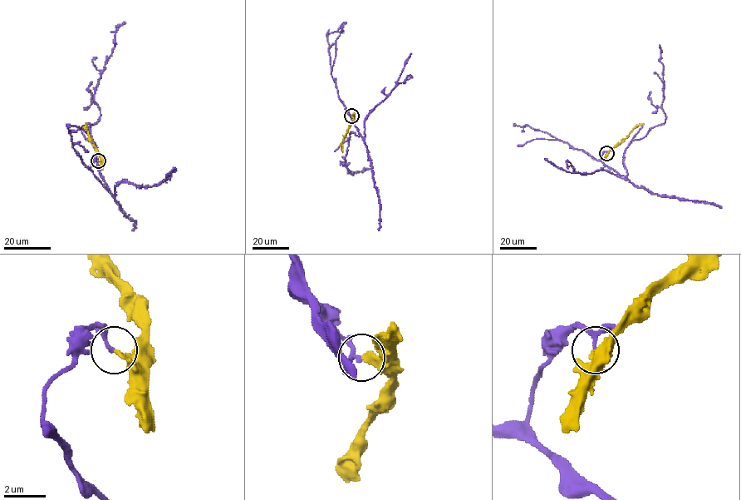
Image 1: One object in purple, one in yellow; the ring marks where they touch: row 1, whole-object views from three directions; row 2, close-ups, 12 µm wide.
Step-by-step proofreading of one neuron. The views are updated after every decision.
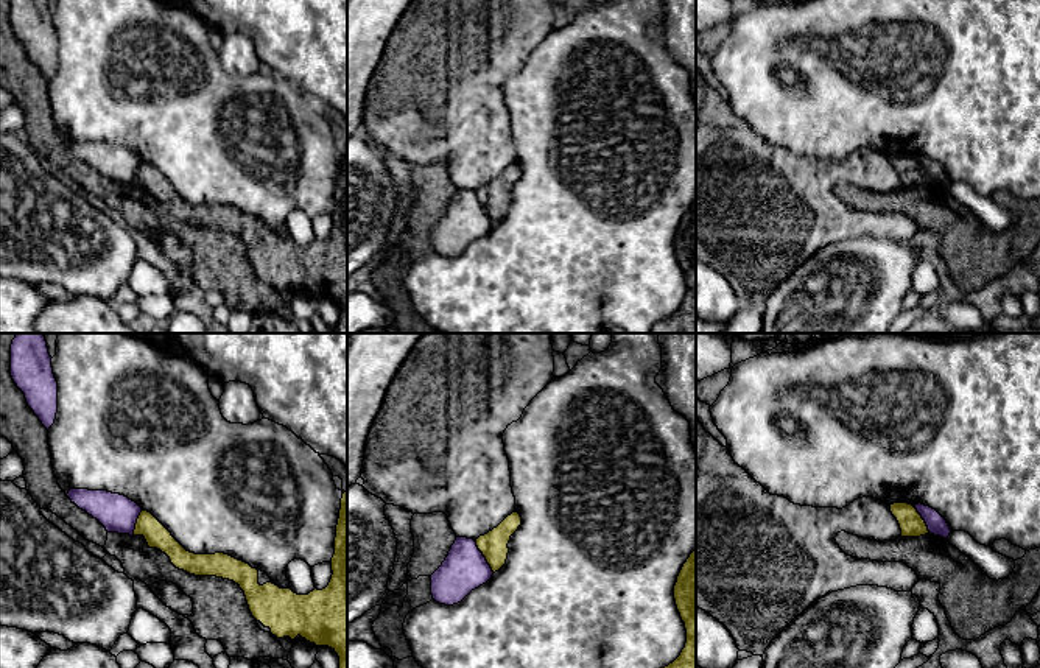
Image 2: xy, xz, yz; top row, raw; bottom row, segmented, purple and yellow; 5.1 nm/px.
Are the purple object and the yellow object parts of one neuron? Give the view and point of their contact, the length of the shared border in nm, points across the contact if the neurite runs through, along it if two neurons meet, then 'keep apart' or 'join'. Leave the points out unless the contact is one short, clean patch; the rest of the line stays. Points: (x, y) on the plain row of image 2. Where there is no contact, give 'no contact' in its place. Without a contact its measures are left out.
contact xz (483, 207); length 200 nm; border xz (474, 192), (494, 223); keep apart

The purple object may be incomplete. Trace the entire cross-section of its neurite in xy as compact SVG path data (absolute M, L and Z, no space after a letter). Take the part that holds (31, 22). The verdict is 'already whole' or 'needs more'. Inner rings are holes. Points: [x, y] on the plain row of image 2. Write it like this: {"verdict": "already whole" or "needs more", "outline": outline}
{"verdict": "already whole", "outline": "M11 0L11 28L48 81L58 64L58 33L48 0Z"}

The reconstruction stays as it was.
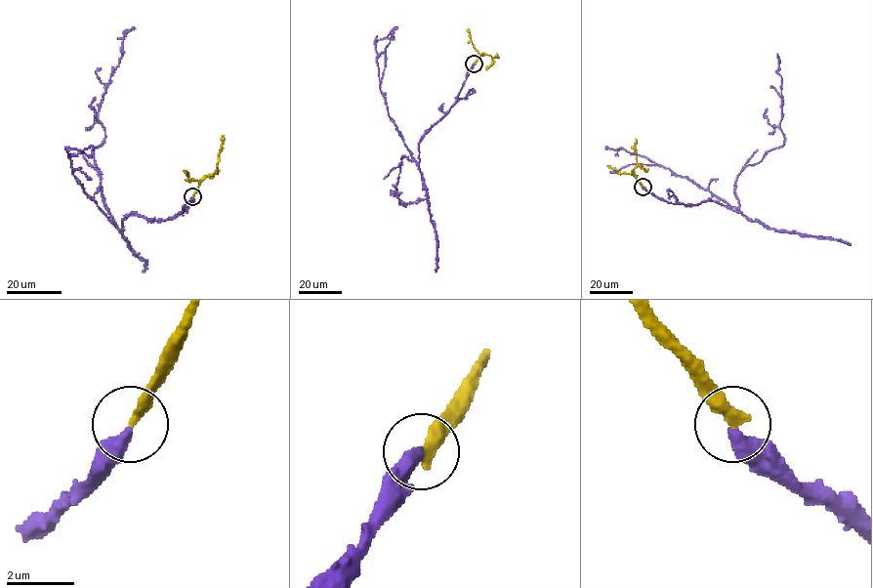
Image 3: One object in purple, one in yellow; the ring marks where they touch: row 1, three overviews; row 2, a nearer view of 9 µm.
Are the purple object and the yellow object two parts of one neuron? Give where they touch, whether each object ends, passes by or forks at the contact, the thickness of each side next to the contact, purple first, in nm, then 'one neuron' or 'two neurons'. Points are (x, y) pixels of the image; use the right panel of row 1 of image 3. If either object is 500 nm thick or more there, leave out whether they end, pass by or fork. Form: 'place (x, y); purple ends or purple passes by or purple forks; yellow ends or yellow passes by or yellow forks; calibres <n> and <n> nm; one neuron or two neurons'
place (643, 187); purple ends; yellow ends; calibres 400 and 360 nm; one neuron

